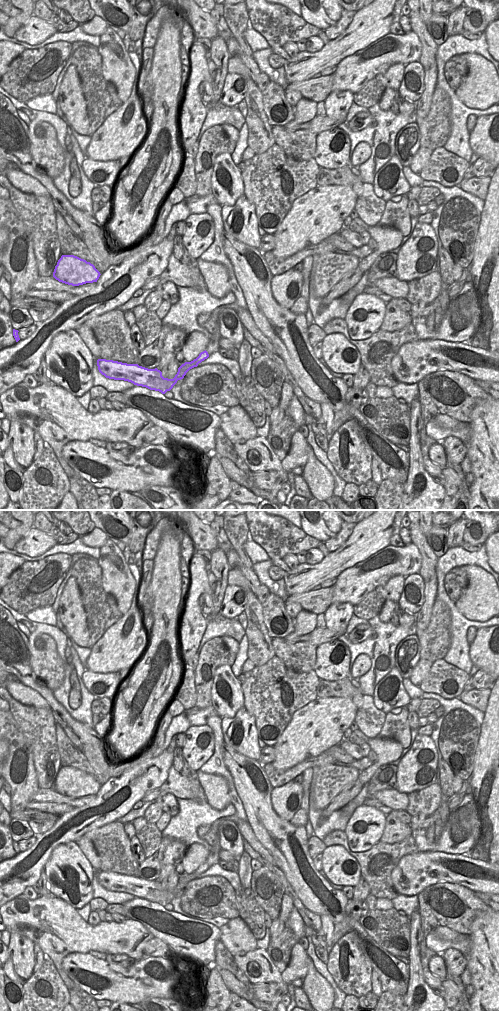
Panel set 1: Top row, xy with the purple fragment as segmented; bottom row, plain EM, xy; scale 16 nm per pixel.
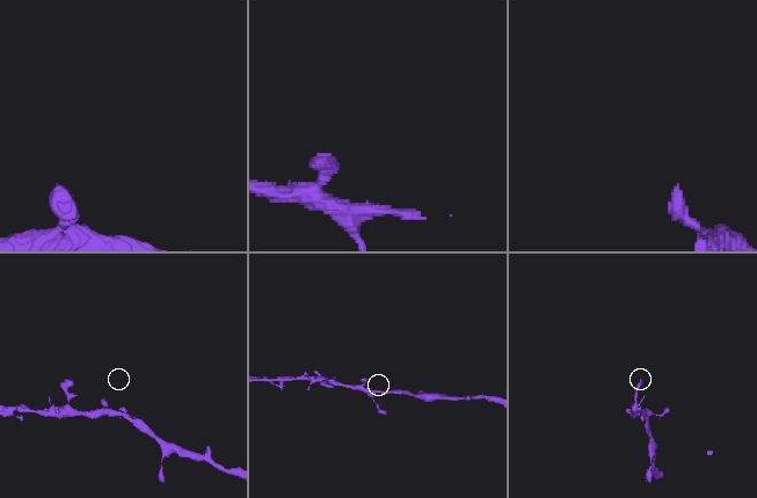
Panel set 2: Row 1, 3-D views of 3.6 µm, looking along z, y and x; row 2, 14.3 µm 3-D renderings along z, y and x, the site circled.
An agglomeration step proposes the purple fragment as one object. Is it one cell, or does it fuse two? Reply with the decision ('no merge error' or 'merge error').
no merge error

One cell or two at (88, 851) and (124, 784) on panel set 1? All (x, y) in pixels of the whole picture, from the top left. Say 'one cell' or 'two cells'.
two cells

